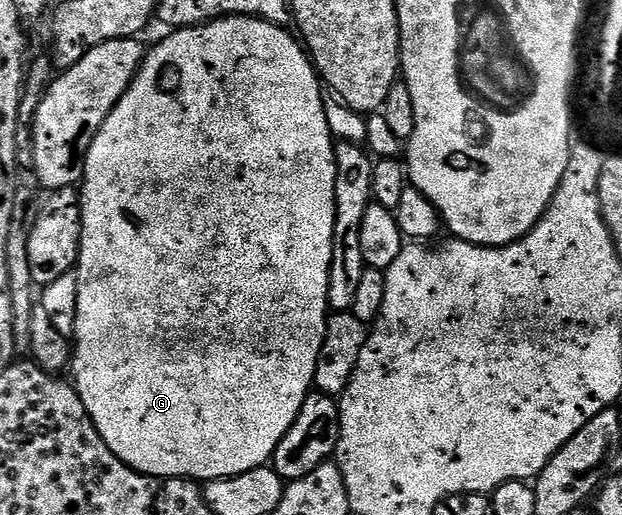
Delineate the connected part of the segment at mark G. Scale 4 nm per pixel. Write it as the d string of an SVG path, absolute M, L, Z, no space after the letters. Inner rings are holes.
M224 16L224 17L223 17L223 18L219 18L219 19L218 19L218 20L209 20L209 21L208 21L208 22L206 22L206 24L196 24L196 25L195 25L195 26L194 26L194 27L193 27L193 28L178 28L178 29L176 29L176 30L173 30L173 31L170 31L170 32L169 32L169 33L168 33L168 35L169 35L169 37L167 37L167 38L166 38L166 40L161 40L161 41L159 41L159 42L158 42L158 44L157 44L157 45L155 45L155 46L154 46L154 48L152 48L152 47L150 47L150 48L149 48L149 49L148 49L148 51L146 51L146 54L145 54L145 60L144 60L144 62L142 62L142 64L141 64L141 68L140 68L140 70L138 70L138 71L137 71L137 76L136 76L136 78L135 78L135 79L133 79L133 81L132 81L132 82L131 82L131 86L130 86L130 87L129 87L129 89L127 89L127 91L125 91L125 93L124 93L124 94L123 94L123 98L119 98L119 102L118 102L118 103L117 103L117 105L115 105L115 107L113 107L113 109L112 109L112 110L111 110L111 114L110 114L110 115L109 115L109 116L108 116L108 117L107 117L107 119L106 119L106 120L105 120L105 121L104 121L104 122L103 122L103 126L102 126L102 127L101 127L101 128L100 128L100 130L99 130L99 131L97 131L97 136L96 136L96 137L95 137L95 138L94 138L94 139L93 139L93 145L92 145L92 146L91 146L91 150L90 150L90 151L89 151L89 153L88 153L88 154L87 154L87 158L86 158L86 159L85 159L85 174L84 174L84 177L83 177L83 183L82 183L82 184L81 184L81 185L80 185L80 188L79 188L79 191L80 191L80 194L81 194L81 209L82 209L82 210L83 210L83 230L82 230L82 231L81 231L81 253L80 253L80 254L79 254L79 258L78 258L78 259L77 259L77 266L76 266L76 269L75 269L75 270L76 270L76 271L77 271L77 273L78 273L78 274L79 274L79 302L78 302L78 303L77 303L77 321L76 321L76 322L75 322L75 326L74 326L74 327L73 327L73 334L72 334L72 339L73 339L73 340L74 340L74 341L75 341L75 343L74 343L74 344L73 344L73 345L72 345L72 348L71 348L71 373L72 373L72 372L73 372L73 376L74 376L74 377L73 377L73 376L72 376L72 379L73 379L73 380L74 380L74 381L75 381L75 387L76 387L76 390L77 390L77 393L78 393L78 394L79 394L79 395L81 395L81 401L82 401L82 402L83 402L83 406L84 406L84 407L85 407L85 409L86 409L86 410L87 410L87 414L88 414L88 415L89 415L89 417L91 417L91 419L92 419L92 420L93 420L93 424L94 424L94 425L95 425L95 427L97 427L97 429L98 429L98 430L99 430L99 434L100 434L100 435L101 435L101 437L102 437L102 438L103 438L103 442L107 442L107 446L108 446L108 447L109 447L109 449L111 449L111 451L112 451L112 452L114 452L114 453L115 453L115 455L116 455L116 456L117 456L117 457L118 457L118 458L120 458L120 459L121 459L121 460L122 460L122 461L123 461L123 463L124 463L124 464L130 464L130 465L131 465L131 466L132 466L132 468L134 468L134 470L136 470L136 472L145 472L145 473L146 473L146 474L147 474L147 475L148 475L148 476L163 476L163 477L166 477L166 478L188 478L188 479L191 479L191 480L196 480L196 481L198 481L198 482L208 482L208 481L210 481L210 480L224 480L224 479L225 479L225 477L227 477L227 476L238 476L238 475L239 475L239 474L243 474L243 473L244 473L244 472L246 472L246 471L247 471L247 470L255 470L255 469L256 469L256 468L263 468L263 467L266 467L266 465L268 465L268 464L269 464L269 463L270 463L270 461L272 461L272 459L273 459L273 451L275 451L275 449L276 449L276 448L277 448L277 447L278 447L278 446L279 446L279 442L283 442L283 434L287 434L287 430L291 430L291 426L292 426L292 425L293 425L293 423L294 423L294 422L295 422L295 418L299 418L299 410L303 410L303 402L304 402L304 401L305 401L305 399L306 399L306 398L308 398L308 396L309 396L309 394L310 394L310 392L312 392L312 391L314 391L314 388L315 388L315 385L314 385L314 382L313 382L313 379L314 379L314 378L315 378L315 370L316 370L316 369L317 369L317 363L318 363L318 362L319 362L319 354L320 354L320 353L321 353L321 351L322 351L322 350L323 350L323 338L324 338L324 337L325 337L325 335L326 335L326 334L327 334L327 322L328 322L328 321L329 321L329 317L330 317L330 315L331 315L331 309L330 309L330 307L329 307L329 279L330 279L330 278L331 278L331 258L332 258L332 257L333 257L333 243L334 243L334 242L335 242L335 214L336 214L336 213L337 213L337 207L336 207L336 206L335 206L335 170L336 170L336 169L337 169L337 163L336 163L336 162L335 162L335 141L334 141L334 138L333 138L333 135L332 135L332 134L331 134L331 130L330 130L330 129L329 129L329 127L328 127L328 126L327 126L327 114L326 114L326 113L325 113L325 111L324 111L324 110L323 110L323 98L322 98L322 97L321 97L321 90L322 90L322 87L323 87L323 81L322 81L322 79L321 79L321 77L320 77L320 75L319 75L319 73L318 73L318 71L317 71L317 69L316 69L316 68L314 68L314 67L313 67L313 61L312 61L312 59L311 59L311 57L310 57L310 55L309 55L309 53L308 53L308 51L306 51L306 49L305 49L305 48L304 48L304 47L303 47L303 44L302 44L302 41L301 41L301 40L300 40L300 39L298 39L298 37L297 37L297 36L296 36L296 35L294 35L294 33L293 33L293 32L292 32L292 31L290 31L290 32L291 32L291 33L289 33L289 32L288 32L288 31L289 31L289 30L290 30L290 29L289 29L289 28L288 28L288 27L285 27L285 26L282 26L282 25L280 25L280 24L272 24L272 23L271 23L271 22L267 22L267 21L266 21L266 20L263 20L263 19L261 19L261 17L259 17L259 16Z

